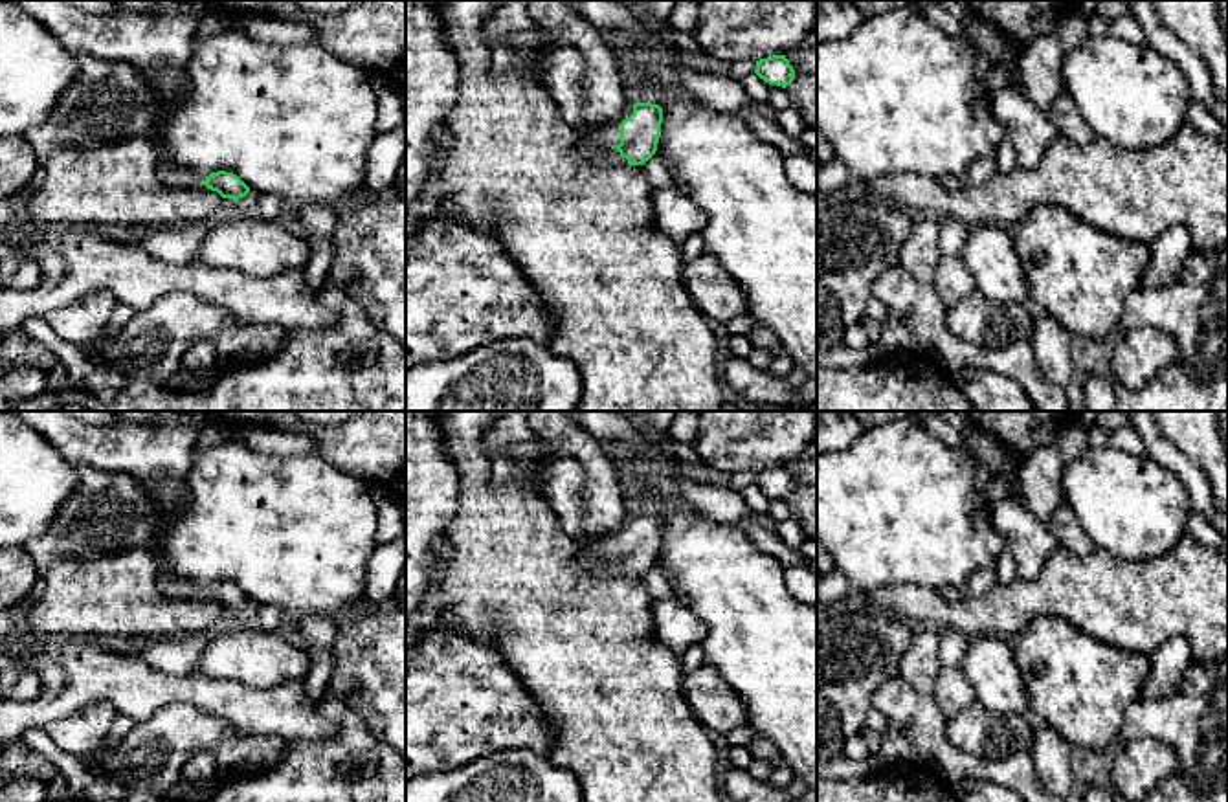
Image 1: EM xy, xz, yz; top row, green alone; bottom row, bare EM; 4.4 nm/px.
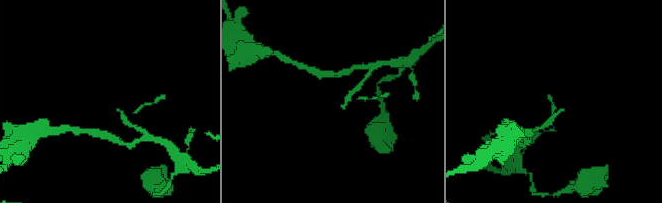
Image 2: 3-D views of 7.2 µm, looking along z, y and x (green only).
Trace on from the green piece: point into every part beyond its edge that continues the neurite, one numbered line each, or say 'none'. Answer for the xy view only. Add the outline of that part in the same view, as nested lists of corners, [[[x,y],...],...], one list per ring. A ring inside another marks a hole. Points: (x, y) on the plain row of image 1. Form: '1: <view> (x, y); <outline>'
none

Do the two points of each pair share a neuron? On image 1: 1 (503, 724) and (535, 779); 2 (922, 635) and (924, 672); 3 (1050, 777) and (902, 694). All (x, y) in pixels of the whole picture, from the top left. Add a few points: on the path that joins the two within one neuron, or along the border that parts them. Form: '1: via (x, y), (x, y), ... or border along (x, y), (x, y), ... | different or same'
1: border along (546, 755), (527, 749), (500, 749), (476, 760) | different
2: via (922, 645), (922, 663) | same
3: border along (1028, 753), (1041, 782) | different

